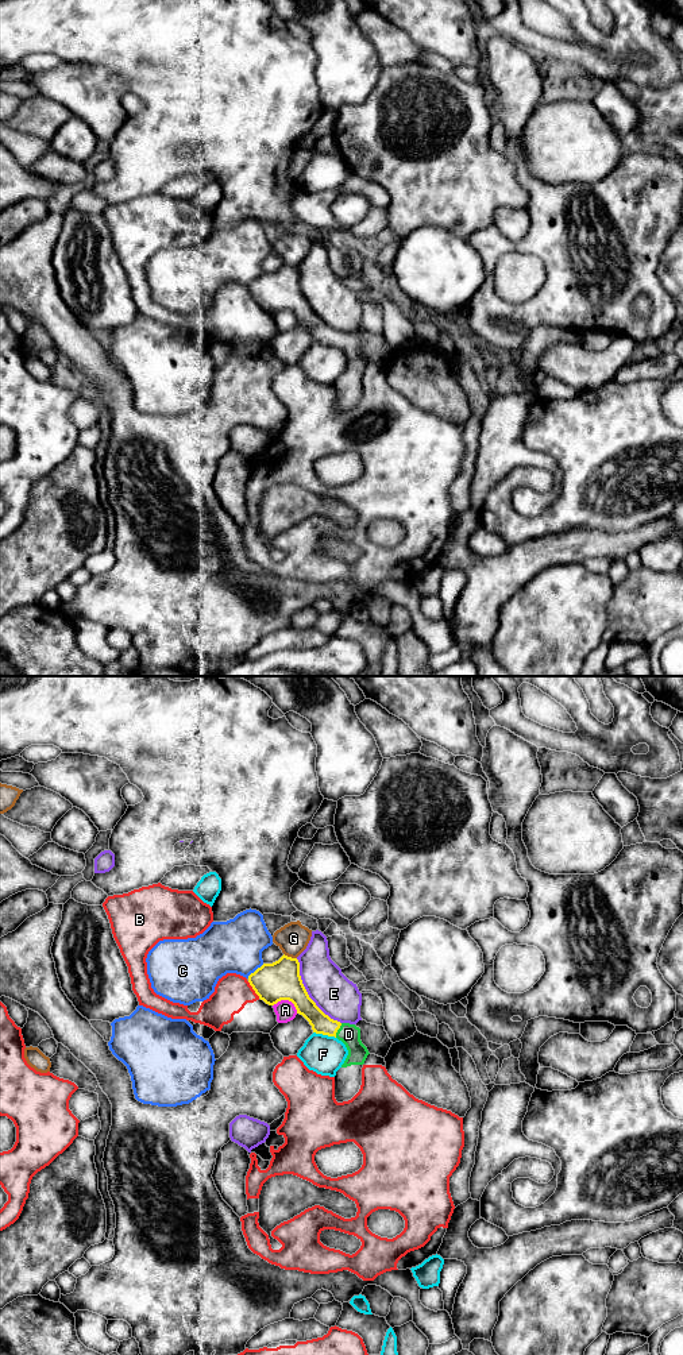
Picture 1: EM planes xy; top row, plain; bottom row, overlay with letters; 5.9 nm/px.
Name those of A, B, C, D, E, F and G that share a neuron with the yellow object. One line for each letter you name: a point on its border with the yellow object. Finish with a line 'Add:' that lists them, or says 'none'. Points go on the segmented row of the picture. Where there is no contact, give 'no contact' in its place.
D: contact xy (338, 1029)
Add: D

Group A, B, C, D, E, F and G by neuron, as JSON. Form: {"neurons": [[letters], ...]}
{"neurons": [["A"], ["B"], ["C"], ["D"], ["E"], ["F"], ["G"]]}

